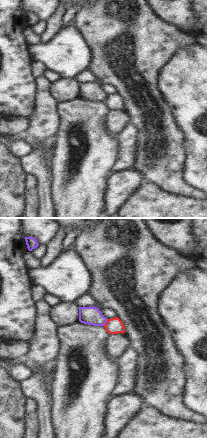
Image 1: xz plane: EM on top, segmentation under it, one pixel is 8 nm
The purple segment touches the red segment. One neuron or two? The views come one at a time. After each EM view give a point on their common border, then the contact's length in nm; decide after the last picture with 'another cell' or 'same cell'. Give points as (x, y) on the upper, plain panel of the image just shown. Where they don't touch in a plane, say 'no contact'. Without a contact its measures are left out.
contact (106, 97); length 70 nm

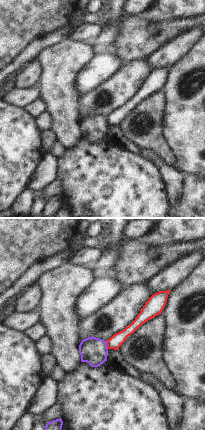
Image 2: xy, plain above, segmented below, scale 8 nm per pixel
contact (106, 121); length 70 nm

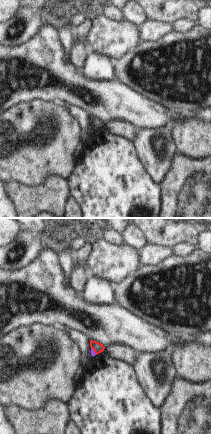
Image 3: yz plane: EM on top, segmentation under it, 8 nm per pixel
contact (93, 127); length 80 nm

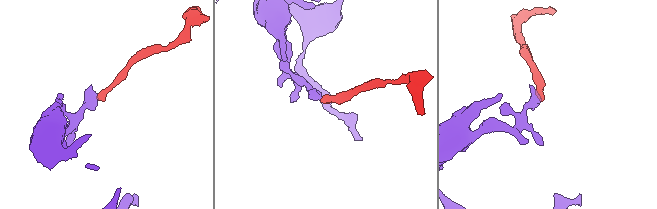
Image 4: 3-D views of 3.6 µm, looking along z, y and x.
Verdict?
another cell

